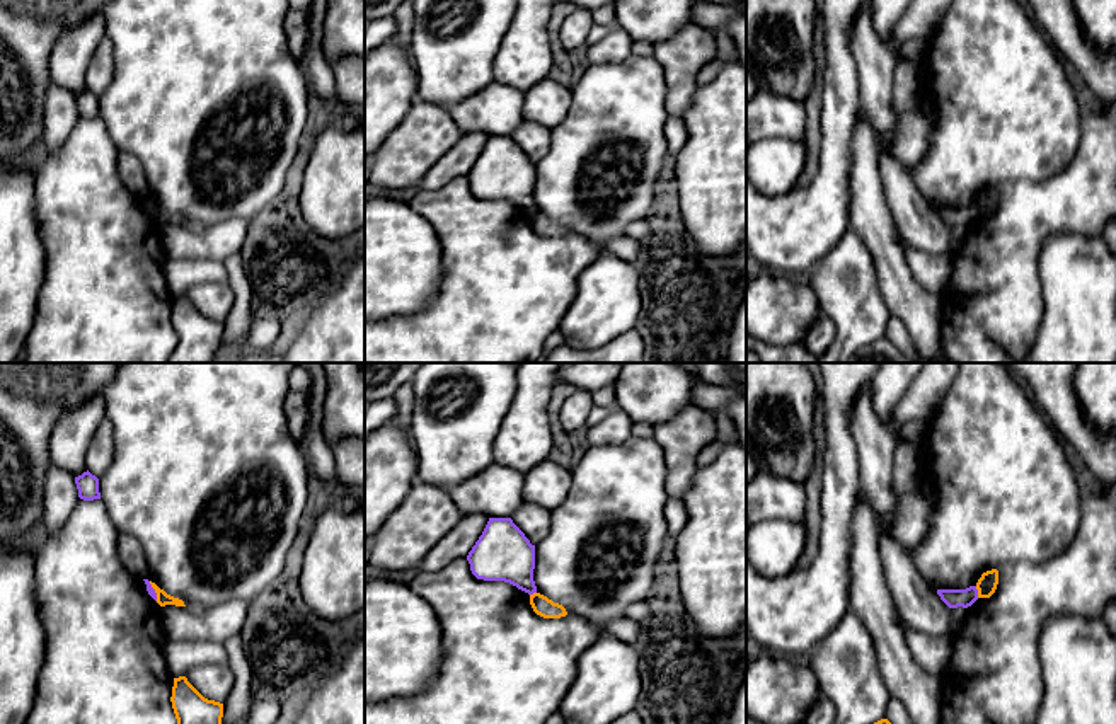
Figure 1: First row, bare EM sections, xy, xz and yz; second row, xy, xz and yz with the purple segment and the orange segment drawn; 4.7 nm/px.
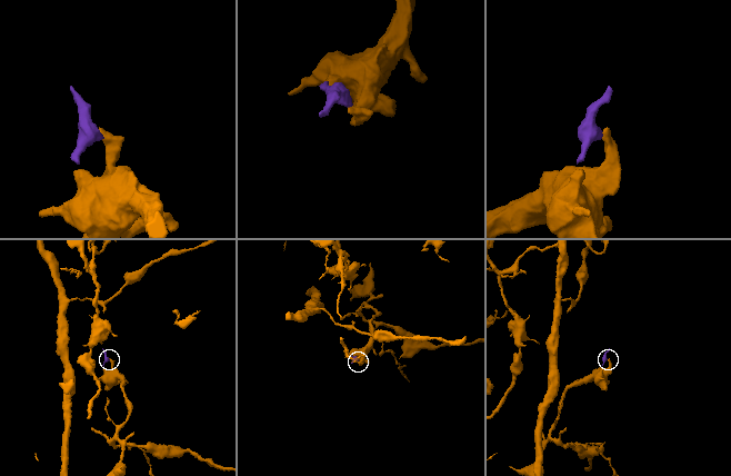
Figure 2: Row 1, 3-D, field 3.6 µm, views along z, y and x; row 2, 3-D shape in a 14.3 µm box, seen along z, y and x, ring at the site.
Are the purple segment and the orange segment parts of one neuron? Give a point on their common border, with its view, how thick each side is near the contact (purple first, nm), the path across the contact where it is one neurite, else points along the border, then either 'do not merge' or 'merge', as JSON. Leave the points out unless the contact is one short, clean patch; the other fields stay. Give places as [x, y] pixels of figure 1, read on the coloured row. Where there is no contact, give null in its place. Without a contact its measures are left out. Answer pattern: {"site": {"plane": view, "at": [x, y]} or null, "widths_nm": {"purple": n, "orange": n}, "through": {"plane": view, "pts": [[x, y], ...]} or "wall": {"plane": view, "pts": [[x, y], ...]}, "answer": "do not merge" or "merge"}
{"site": {"plane": "yz", "at": [977, 591]}, "widths_nm": {"purple": 90, "orange": 90}, "wall": {"plane": "yz", "pts": [[975, 586], [978, 597]]}, "answer": "do not merge"}

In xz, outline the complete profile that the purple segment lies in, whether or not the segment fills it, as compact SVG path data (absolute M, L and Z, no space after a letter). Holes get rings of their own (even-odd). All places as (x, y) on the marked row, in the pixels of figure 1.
M489 518L467 560L477 579L504 581L528 595L537 593L535 545L511 518Z

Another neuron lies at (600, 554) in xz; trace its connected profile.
M630 436L620 445L590 446L574 462L571 475L566 499L552 511L549 533L535 545L533 581L537 593L562 605L567 615L581 617L600 634L607 634L607 627L624 618L629 605L644 601L654 584L656 566L668 535L666 460L654 438Z

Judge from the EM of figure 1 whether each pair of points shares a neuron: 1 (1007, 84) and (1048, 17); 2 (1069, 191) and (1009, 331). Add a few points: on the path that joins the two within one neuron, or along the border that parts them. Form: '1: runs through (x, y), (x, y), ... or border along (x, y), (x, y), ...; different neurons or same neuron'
1: border along (1033, 19), (1058, 51); different neurons
2: runs through (1033, 220), (1009, 244), (1009, 295); same neuron

